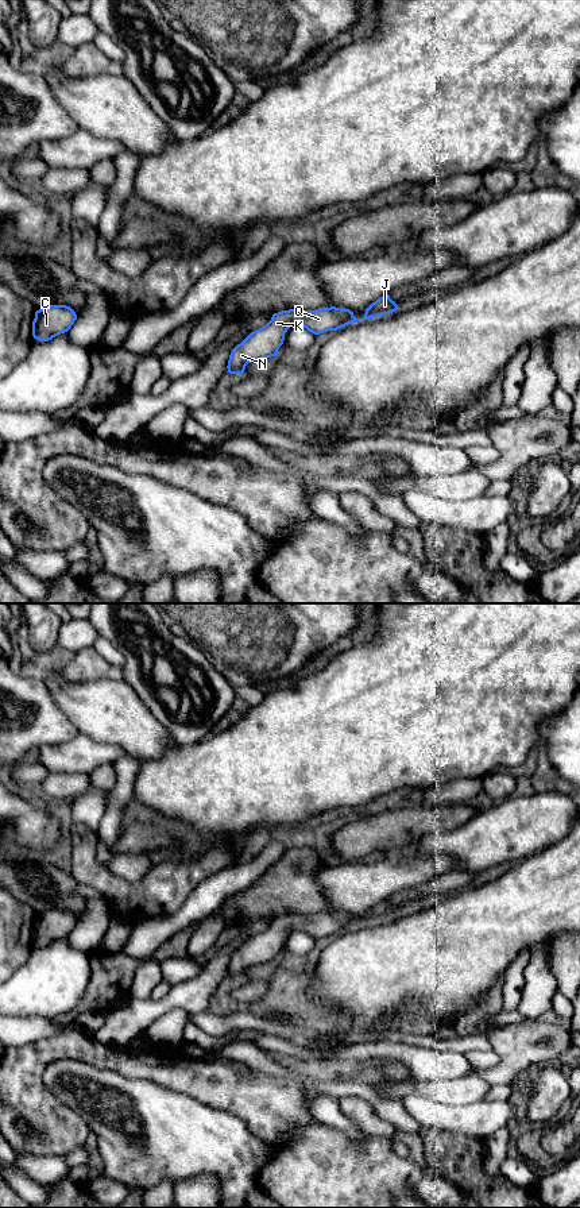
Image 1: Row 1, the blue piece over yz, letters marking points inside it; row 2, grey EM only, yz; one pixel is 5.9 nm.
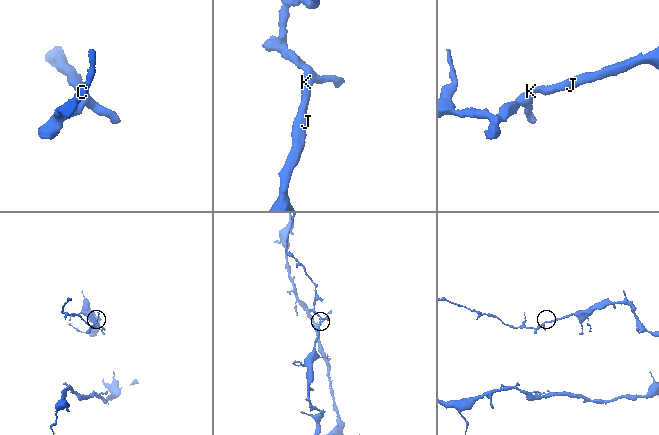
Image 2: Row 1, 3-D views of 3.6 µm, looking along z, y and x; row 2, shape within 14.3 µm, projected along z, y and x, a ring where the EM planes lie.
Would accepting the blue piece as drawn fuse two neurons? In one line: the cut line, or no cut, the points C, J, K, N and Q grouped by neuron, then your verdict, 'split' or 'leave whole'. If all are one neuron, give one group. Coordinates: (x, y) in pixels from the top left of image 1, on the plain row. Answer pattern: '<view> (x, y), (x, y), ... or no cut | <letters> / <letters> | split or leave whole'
no cut | C J K N Q | leave whole

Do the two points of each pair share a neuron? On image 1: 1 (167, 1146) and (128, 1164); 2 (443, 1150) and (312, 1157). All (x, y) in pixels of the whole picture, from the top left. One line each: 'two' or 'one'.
1: one
2: two

